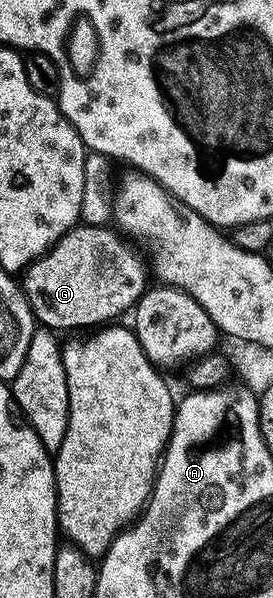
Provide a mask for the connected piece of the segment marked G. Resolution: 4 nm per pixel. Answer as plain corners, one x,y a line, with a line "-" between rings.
80,223
74,229
70,229
50,251
43,253
35,262
27,266
21,277
21,288
40,326
52,331
60,331
59,329
87,331
92,327
103,327
114,322
126,309
127,312
134,310
141,294
149,288
147,281
149,265
144,254
142,252
139,254
134,249
136,246
122,232
109,228
111,227
106,224

